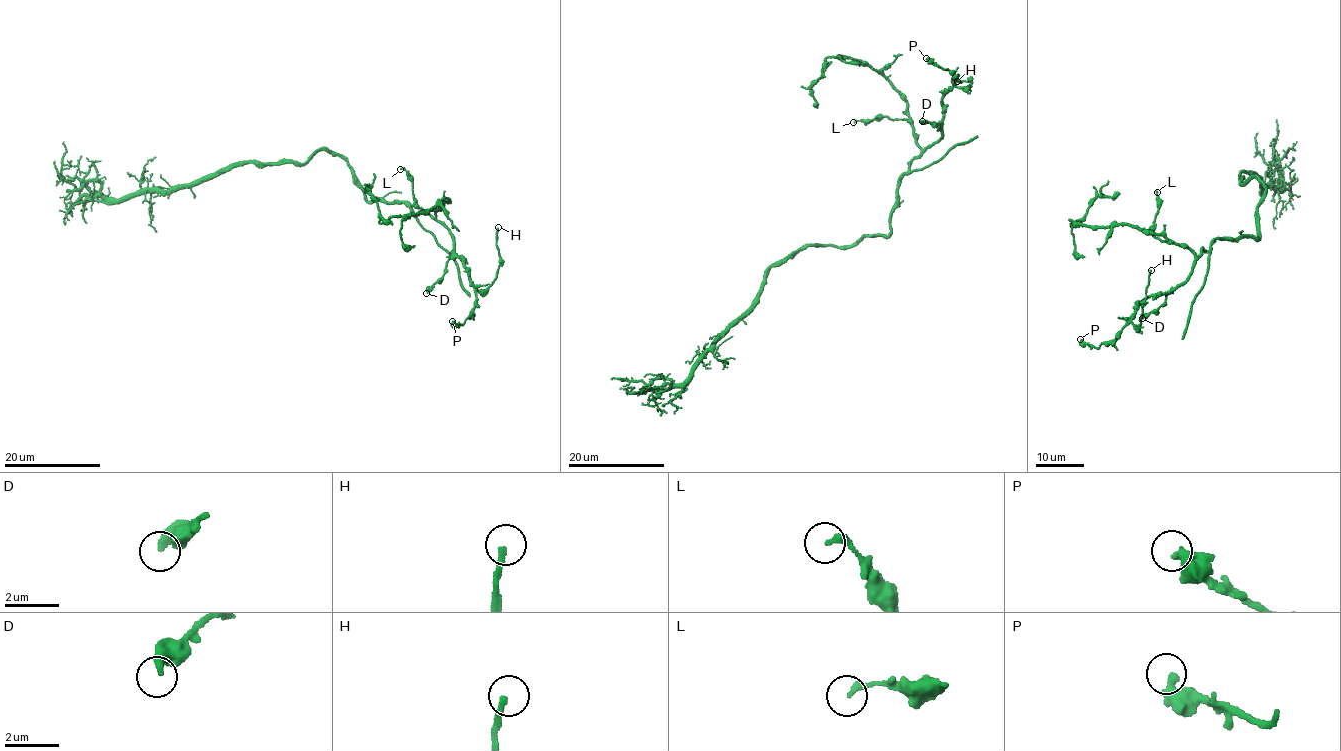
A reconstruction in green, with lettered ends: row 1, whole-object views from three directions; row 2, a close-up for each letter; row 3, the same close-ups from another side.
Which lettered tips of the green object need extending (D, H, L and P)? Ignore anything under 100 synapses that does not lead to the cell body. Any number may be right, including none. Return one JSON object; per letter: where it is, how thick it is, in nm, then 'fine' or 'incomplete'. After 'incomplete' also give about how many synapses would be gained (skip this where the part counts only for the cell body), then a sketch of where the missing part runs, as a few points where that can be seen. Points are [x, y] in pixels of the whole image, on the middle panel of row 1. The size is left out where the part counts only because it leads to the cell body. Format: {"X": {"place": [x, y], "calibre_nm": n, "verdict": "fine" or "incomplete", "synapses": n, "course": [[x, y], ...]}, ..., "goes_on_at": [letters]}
{"D": {"place": [922, 121], "calibre_nm": 340, "verdict": "fine"}, "H": {"place": [957, 81], "calibre_nm": 200, "verdict": "fine"}, "L": {"place": [853, 122], "calibre_nm": 220, "verdict": "fine"}, "P": {"place": [926, 58], "calibre_nm": 400, "verdict": "fine"}, "goes_on_at": []}

